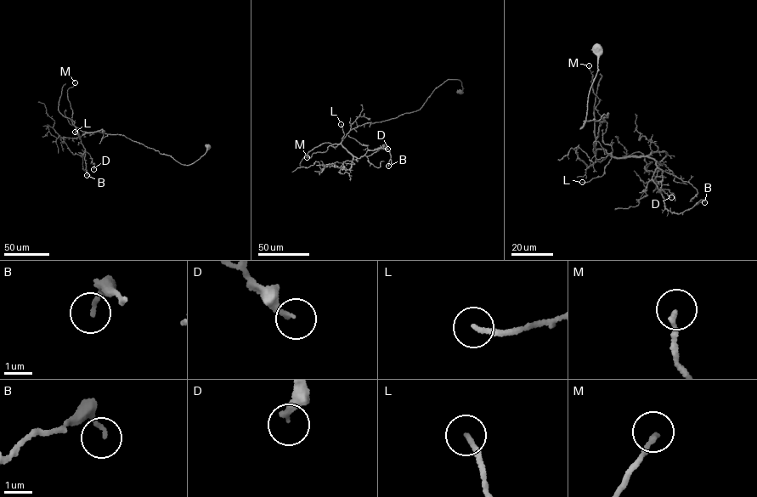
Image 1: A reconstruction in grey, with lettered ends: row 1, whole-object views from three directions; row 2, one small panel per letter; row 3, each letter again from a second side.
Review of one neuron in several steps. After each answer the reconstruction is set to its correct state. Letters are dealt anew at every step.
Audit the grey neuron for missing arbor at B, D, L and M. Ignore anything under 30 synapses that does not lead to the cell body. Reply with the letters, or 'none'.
none

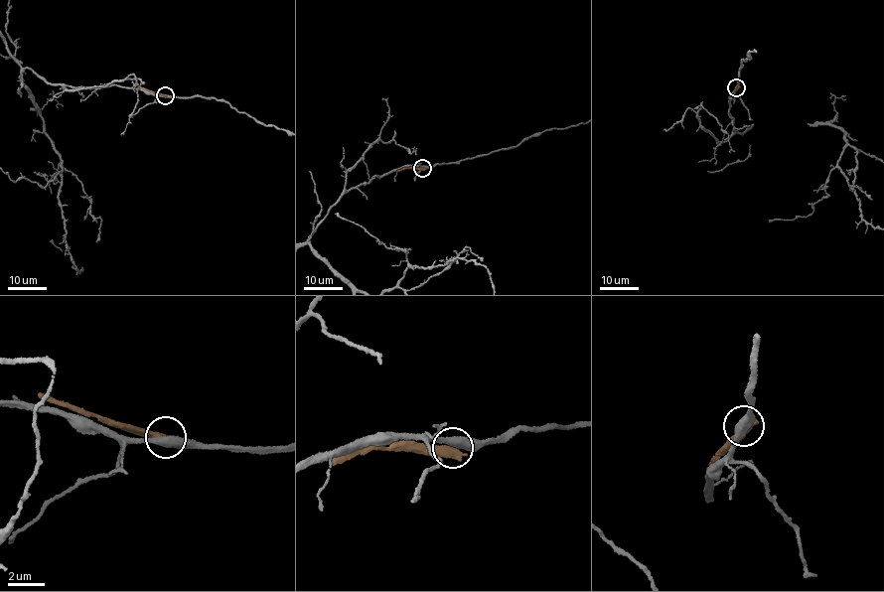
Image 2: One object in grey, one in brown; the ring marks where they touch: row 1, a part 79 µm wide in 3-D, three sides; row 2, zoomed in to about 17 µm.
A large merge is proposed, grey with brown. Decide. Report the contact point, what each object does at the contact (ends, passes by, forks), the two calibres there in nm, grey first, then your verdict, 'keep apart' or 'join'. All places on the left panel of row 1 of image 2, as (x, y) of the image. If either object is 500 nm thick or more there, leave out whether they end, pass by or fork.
(165, 95) | grey passes by | brown ends | 440/480 nm | keep apart

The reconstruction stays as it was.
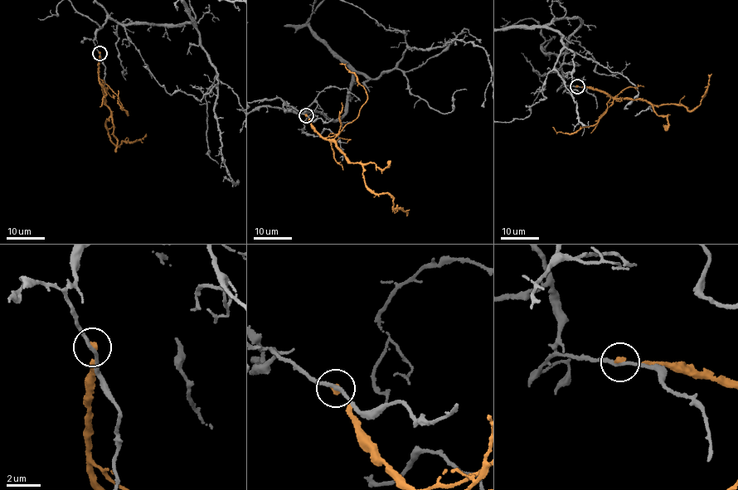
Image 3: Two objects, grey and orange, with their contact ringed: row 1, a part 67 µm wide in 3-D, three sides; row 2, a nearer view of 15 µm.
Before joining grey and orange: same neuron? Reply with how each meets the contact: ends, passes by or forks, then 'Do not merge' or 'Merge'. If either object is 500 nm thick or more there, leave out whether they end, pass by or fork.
At the ring grey passes by. At the ring orange ends. Do not merge

